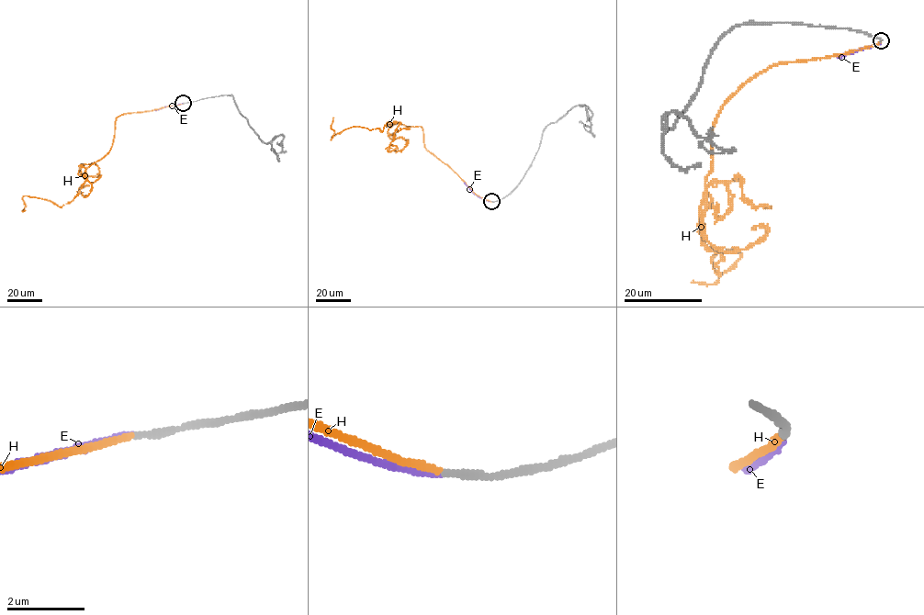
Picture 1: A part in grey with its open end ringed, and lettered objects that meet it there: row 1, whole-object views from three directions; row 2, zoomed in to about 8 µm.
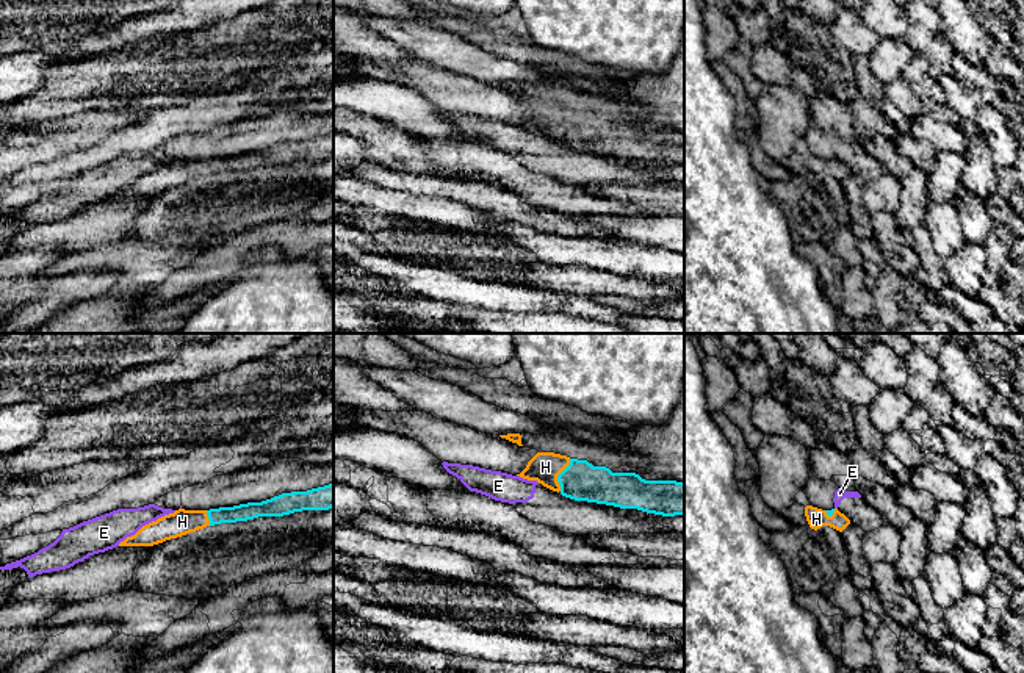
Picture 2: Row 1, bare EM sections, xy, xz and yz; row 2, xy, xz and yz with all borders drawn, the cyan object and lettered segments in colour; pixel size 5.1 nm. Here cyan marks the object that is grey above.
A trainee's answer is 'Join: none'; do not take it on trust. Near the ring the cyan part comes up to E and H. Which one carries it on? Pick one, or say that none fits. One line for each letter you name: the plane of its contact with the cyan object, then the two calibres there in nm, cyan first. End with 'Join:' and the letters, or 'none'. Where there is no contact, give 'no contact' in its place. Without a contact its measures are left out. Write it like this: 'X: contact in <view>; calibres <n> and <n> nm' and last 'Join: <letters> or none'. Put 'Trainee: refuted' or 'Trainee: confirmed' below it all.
H: contact in xz; calibres 200 and 160 nm
Join: H
Trainee: refuted

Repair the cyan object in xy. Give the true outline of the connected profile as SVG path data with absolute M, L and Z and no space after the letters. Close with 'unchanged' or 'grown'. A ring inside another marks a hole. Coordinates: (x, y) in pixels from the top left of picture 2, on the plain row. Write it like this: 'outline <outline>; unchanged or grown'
outline M334 133L307 141L282 142L261 152L247 152L233 157L210 160L178 158L142 175L135 185L121 191L119 196L153 196L221 172L247 171L258 166L283 166L302 160L329 160L332 157Z; grown

